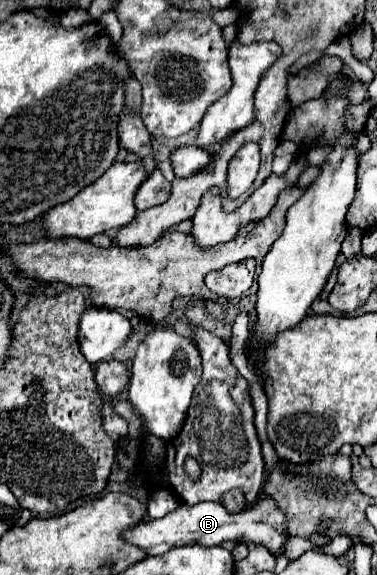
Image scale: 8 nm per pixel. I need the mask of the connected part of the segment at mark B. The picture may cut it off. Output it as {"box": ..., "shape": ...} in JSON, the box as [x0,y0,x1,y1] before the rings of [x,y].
{"box":[126,494,290,556],"shape":[[[260,494],[254,508],[248,508],[246,512],[238,512],[238,514],[230,514],[218,502],[202,502],[196,506],[182,504],[180,508],[176,508],[164,518],[138,524],[134,530],[126,532],[126,540],[134,546],[140,546],[150,556],[160,556],[172,548],[194,546],[194,544],[204,548],[214,548],[214,546],[222,546],[222,542],[226,540],[264,546],[270,554],[276,556],[286,546],[286,540],[290,538],[286,528],[288,528],[288,520],[286,520],[286,514],[278,510],[278,502],[272,496]]]}

